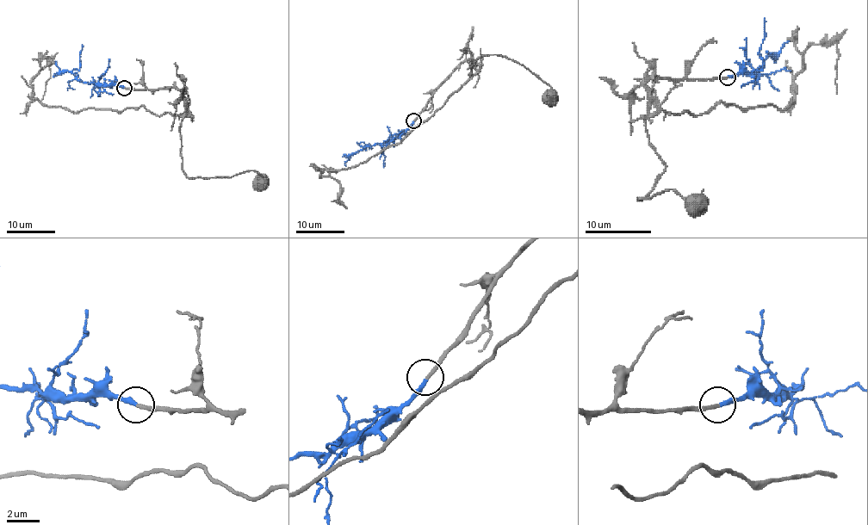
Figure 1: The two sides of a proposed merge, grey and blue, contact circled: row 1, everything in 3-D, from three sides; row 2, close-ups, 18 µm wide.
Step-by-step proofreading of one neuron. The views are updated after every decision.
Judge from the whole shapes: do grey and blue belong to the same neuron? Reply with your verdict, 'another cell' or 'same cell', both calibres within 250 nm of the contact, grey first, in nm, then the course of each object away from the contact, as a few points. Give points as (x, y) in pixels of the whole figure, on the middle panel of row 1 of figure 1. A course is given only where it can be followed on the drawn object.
same cell | 240/280 nm | grey via (413, 121), (462, 63), (474, 62), (470, 75), (481, 56), (501, 54), (523, 64), (550, 87), (550, 95) | blue via (413, 121), (407, 128), (382, 144), (370, 145), (353, 152), (344, 163), (345, 166)

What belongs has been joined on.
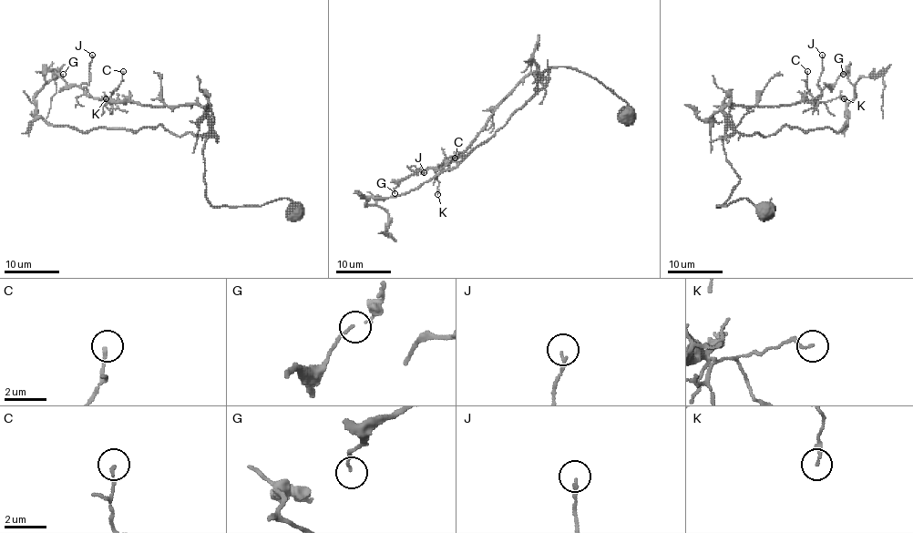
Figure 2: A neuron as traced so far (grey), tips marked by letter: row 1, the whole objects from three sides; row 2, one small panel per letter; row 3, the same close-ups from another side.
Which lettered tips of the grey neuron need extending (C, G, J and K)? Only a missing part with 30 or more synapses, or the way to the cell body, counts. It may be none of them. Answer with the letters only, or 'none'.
none

